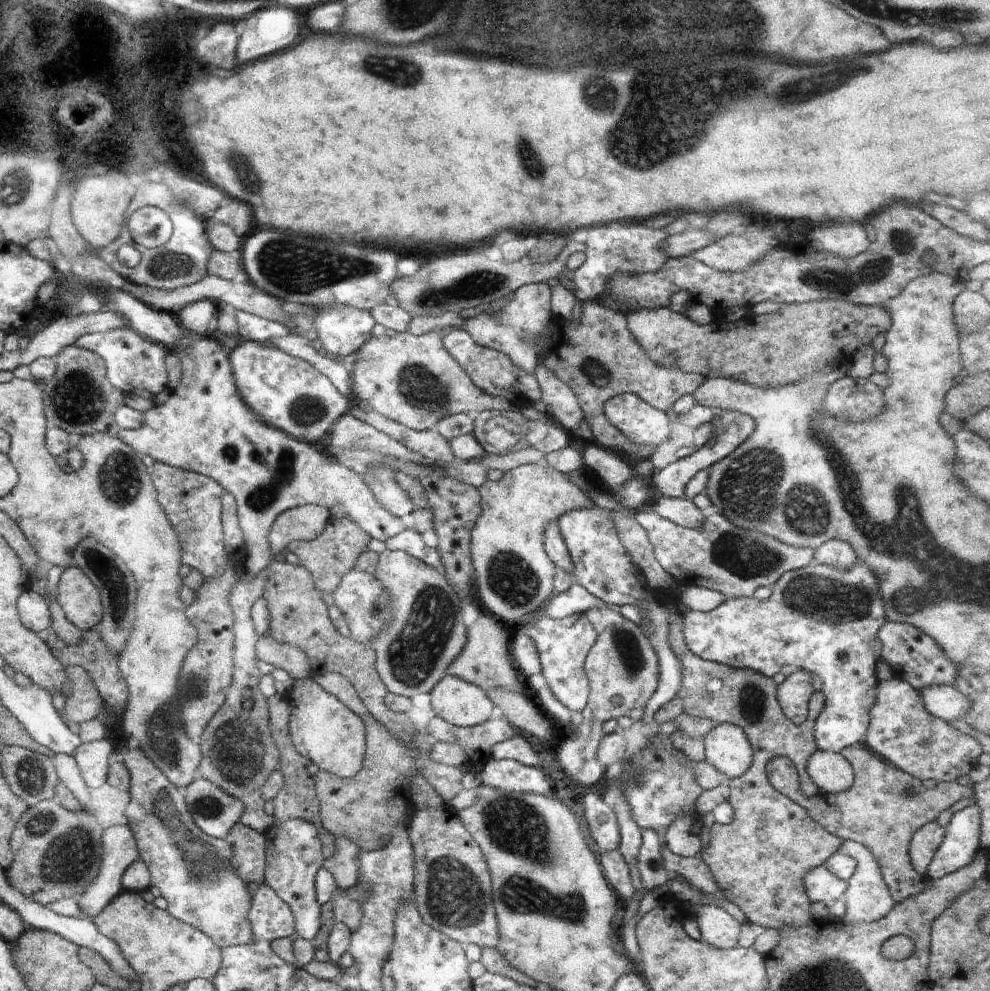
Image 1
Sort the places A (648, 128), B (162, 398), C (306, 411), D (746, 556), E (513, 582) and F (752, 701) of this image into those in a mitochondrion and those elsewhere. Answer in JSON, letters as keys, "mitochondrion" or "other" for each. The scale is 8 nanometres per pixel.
{"A":"mitochondrion","B":"other","C":"mitochondrion","D":"mitochondrion","E":"mitochondrion","F":"mitochondrion"}

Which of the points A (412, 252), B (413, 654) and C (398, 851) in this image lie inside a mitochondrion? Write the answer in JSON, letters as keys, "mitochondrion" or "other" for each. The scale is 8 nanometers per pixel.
{"A":"other","B":"mitochondrion","C":"other"}

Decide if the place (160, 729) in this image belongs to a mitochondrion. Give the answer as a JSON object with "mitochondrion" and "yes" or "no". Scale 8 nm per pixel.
{"mitochondrion":"yes"}

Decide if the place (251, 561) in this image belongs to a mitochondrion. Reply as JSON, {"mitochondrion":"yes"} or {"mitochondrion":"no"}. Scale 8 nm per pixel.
{"mitochondrion":"no"}

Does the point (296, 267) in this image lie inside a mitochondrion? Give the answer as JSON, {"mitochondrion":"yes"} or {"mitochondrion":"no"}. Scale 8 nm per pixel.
{"mitochondrion":"yes"}

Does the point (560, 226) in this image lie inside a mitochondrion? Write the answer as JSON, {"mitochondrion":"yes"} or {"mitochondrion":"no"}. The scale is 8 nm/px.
{"mitochondrion":"no"}

